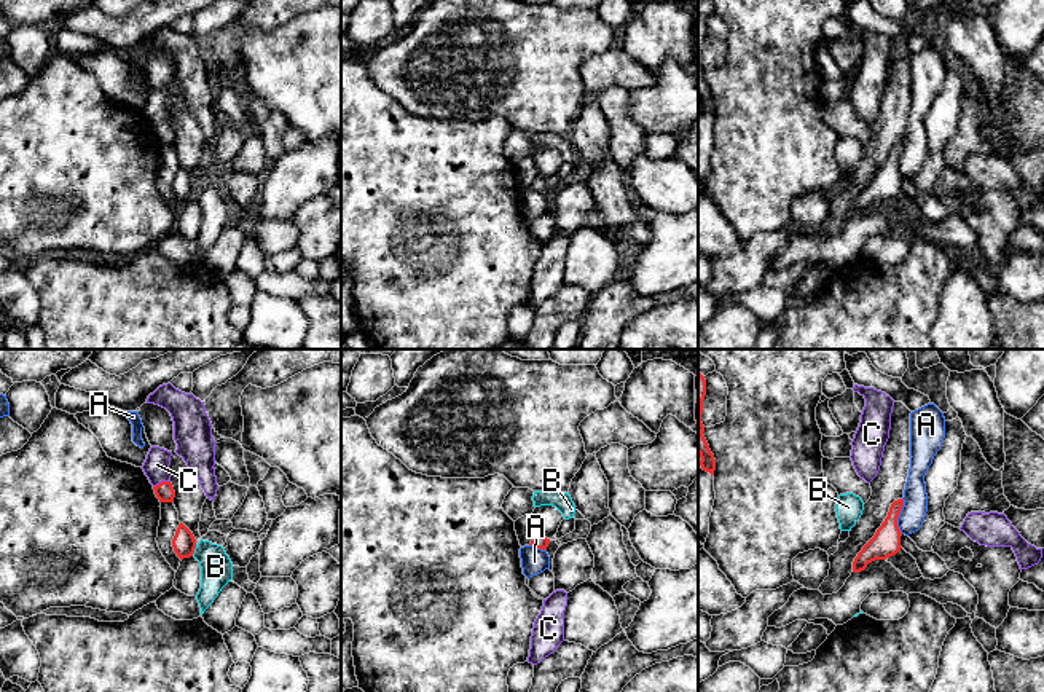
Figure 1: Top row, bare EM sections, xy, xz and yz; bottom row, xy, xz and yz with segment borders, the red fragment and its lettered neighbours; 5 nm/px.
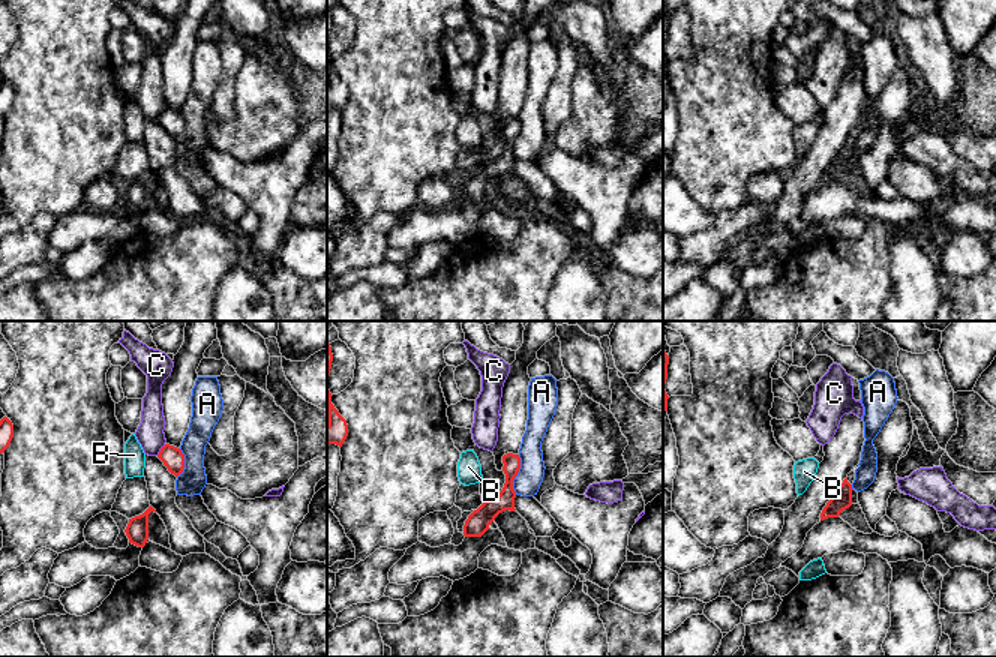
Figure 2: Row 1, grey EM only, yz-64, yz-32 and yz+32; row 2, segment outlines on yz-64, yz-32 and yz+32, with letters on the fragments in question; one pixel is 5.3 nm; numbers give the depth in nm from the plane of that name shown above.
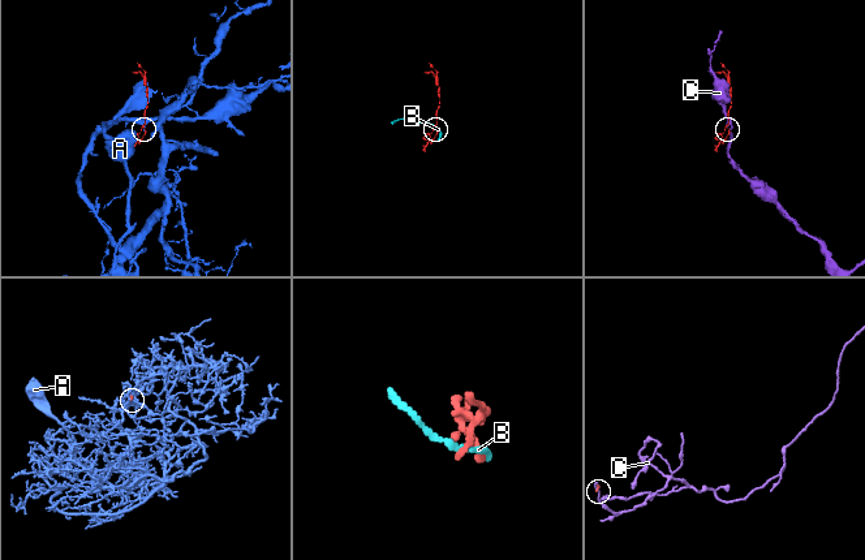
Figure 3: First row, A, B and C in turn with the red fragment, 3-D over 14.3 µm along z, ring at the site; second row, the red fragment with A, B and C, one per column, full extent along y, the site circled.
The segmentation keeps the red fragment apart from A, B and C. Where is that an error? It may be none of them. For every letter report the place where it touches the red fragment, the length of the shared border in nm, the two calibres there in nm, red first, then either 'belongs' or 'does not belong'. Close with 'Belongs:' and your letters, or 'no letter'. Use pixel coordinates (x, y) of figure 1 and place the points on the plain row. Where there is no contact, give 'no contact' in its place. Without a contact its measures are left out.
A: yz (898, 158) | 180 nm | 140/130 nm | does not belong
B: xy (193, 193) | 70 nm | 120/160 nm | does not belong
C: xy (161, 125) | 90 nm | 100/130 nm | does not belong
Belongs: no letter

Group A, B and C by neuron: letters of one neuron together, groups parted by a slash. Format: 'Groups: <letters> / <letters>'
Groups: A / B / C

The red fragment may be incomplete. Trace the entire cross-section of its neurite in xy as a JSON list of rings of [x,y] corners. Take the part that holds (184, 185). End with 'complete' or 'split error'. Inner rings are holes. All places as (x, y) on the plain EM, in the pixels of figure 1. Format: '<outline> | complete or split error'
[[[180,166],[175,174],[175,179],[172,182],[172,190],[180,202],[190,201],[194,196],[196,182],[183,166]]] | complete

